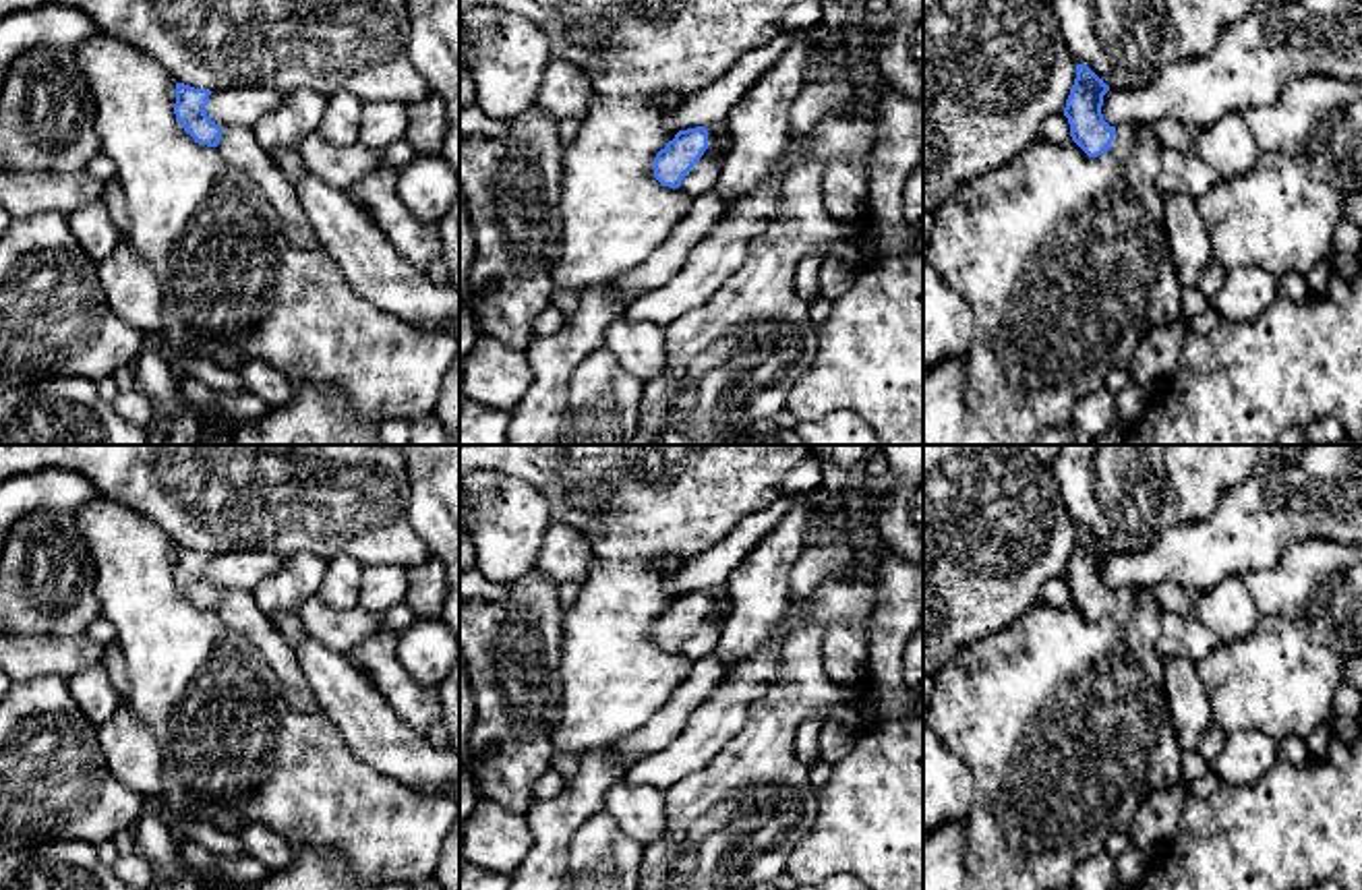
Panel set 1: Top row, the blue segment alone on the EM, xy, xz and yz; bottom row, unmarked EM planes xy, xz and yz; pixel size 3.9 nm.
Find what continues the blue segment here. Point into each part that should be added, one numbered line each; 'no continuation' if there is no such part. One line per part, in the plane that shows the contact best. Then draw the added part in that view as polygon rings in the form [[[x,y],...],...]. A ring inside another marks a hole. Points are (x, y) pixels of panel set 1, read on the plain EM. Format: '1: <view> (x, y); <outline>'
1: xz (704, 638); [[[708,590],[706,594],[708,613],[698,623],[698,627],[687,635],[679,650],[691,662],[716,652],[722,623],[727,621],[733,609],[727,590]]]

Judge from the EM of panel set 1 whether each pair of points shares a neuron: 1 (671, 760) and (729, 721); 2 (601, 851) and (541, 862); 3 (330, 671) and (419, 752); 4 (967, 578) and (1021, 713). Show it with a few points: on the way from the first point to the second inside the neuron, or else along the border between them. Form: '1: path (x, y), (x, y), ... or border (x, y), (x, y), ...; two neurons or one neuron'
1: path (686, 754), (715, 725); one neuron
2: border (593, 814), (574, 835), (566, 868); two neurons
3: path (348, 694), (396, 742); one neuron
4: border (1031, 607), (1009, 626), (969, 642), (949, 661); two neurons

